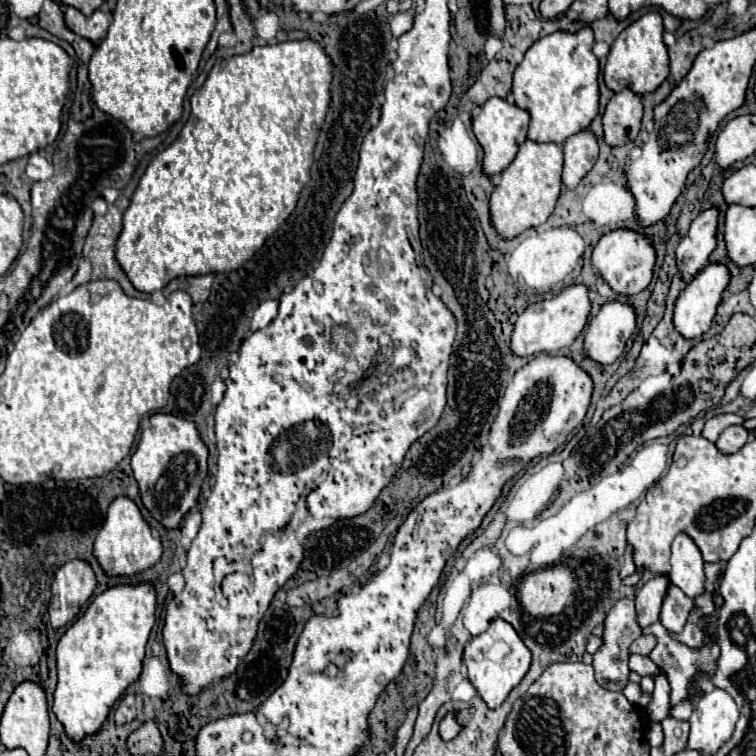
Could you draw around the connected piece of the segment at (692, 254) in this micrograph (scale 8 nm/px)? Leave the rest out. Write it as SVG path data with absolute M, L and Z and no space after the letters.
M713 207L695 217L689 233L677 245L675 261L679 275L685 283L689 283L707 265L707 259L717 243L715 231L717 231L717 209Z

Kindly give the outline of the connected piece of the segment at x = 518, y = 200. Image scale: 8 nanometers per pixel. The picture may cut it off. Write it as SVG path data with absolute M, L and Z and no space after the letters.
M527 139L511 165L499 175L499 183L491 195L491 221L501 237L513 239L529 227L541 225L553 213L561 193L563 147L557 143L537 143Z

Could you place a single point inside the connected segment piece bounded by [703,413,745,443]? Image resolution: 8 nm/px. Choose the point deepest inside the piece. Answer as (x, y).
(714, 427)

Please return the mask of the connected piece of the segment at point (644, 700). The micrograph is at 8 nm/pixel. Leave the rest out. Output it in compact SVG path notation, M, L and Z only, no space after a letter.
M629 681L627 683L627 687L623 689L623 695L627 697L627 699L631 699L633 701L633 705L643 705L643 707L647 707L649 703L651 703L651 695L649 693L645 693L643 689L641 689L641 685L639 683L633 683L633 681Z

